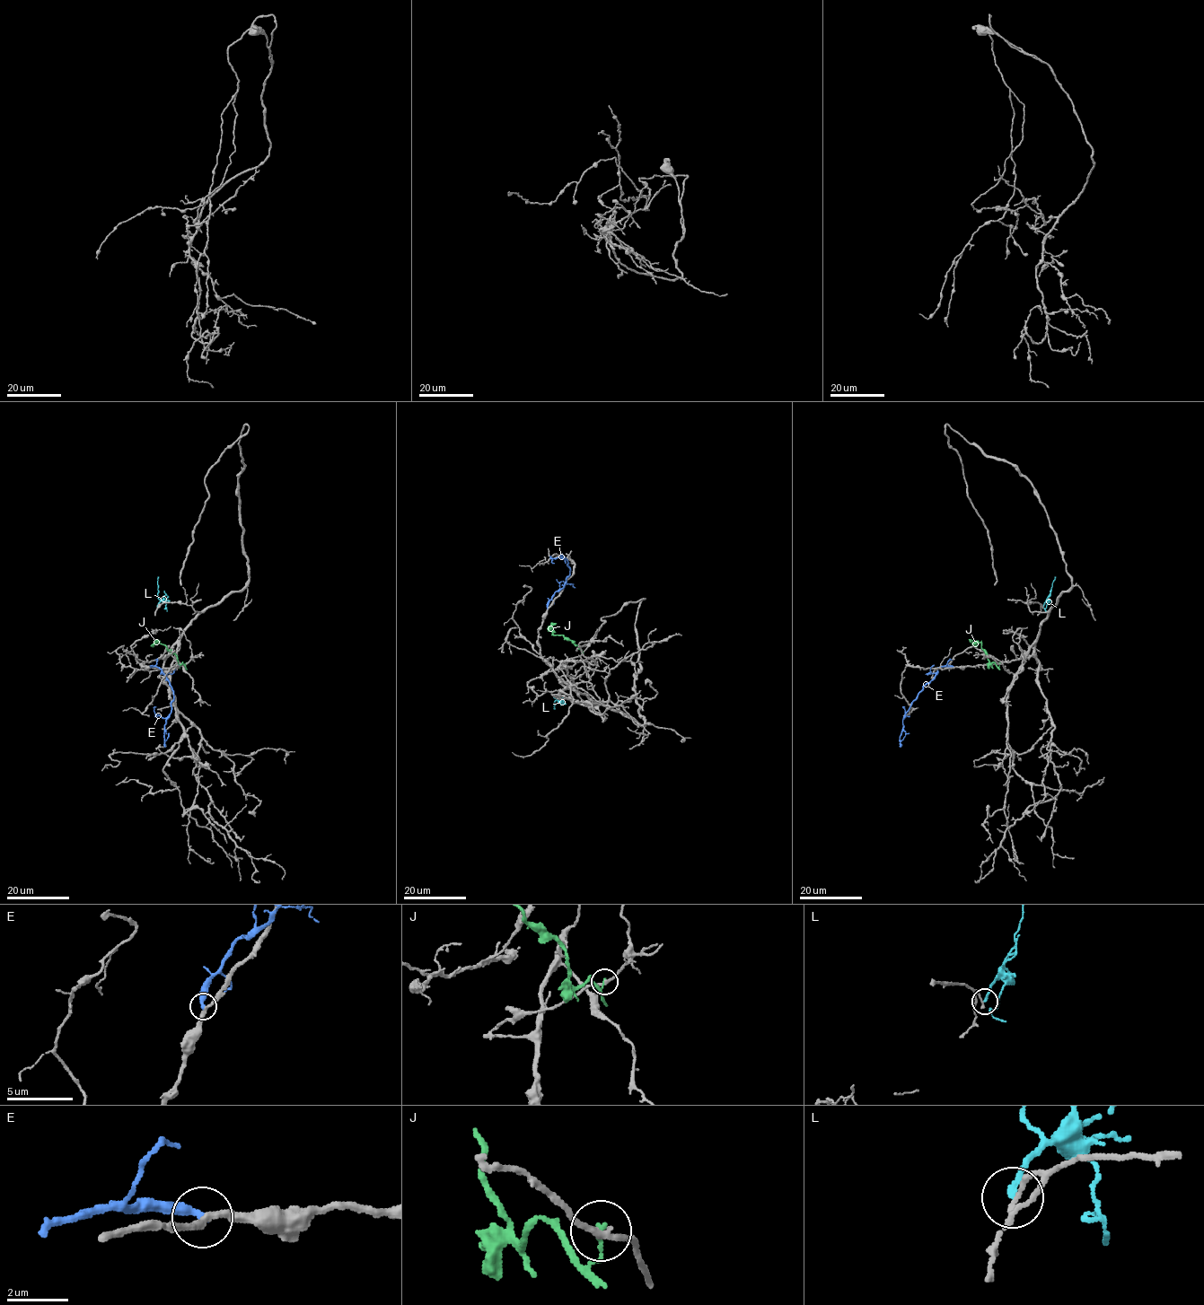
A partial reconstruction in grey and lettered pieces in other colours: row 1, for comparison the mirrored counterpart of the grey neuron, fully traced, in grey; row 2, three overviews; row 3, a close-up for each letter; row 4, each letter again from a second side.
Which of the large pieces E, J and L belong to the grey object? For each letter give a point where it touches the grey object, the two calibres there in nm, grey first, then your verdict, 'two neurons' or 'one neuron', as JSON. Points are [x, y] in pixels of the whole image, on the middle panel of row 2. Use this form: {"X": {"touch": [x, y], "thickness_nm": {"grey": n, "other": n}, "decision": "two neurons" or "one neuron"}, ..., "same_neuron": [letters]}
{"E": {"touch": [548, 608], "thickness_nm": {"grey": 240, "other": 360}, "decision": "two neurons"}, "J": {"touch": [582, 653], "thickness_nm": {"grey": 180, "other": 150}, "decision": "two neurons"}, "L": {"touch": [554, 696], "thickness_nm": {"grey": 180, "other": 200}, "decision": "two neurons"}, "same_neuron": []}

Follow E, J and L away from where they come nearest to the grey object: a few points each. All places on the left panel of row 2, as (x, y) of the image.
E: (151, 667), (158, 667), (171, 687), (173, 700), (165, 721), (164, 740), (169, 733)
J: (186, 663), (185, 667), (182, 662), (179, 665), (173, 653), (155, 643), (159, 641)
L: (157, 607), (160, 600), (159, 577)

